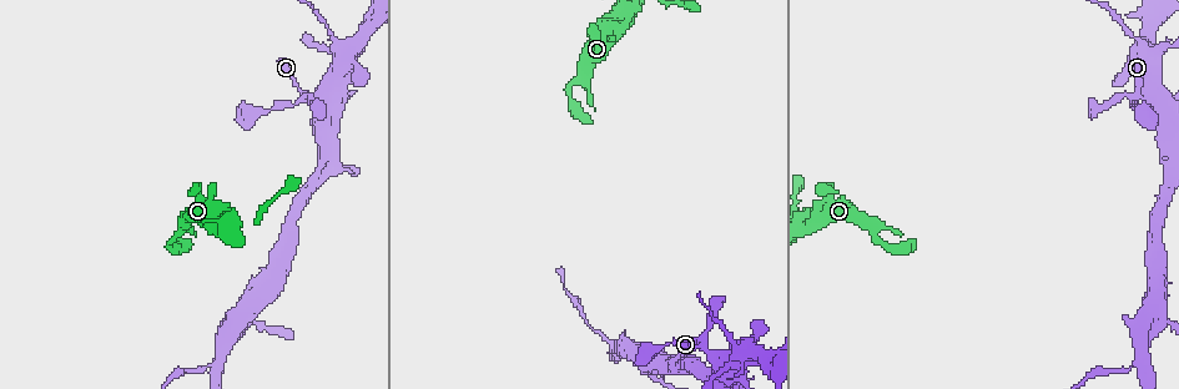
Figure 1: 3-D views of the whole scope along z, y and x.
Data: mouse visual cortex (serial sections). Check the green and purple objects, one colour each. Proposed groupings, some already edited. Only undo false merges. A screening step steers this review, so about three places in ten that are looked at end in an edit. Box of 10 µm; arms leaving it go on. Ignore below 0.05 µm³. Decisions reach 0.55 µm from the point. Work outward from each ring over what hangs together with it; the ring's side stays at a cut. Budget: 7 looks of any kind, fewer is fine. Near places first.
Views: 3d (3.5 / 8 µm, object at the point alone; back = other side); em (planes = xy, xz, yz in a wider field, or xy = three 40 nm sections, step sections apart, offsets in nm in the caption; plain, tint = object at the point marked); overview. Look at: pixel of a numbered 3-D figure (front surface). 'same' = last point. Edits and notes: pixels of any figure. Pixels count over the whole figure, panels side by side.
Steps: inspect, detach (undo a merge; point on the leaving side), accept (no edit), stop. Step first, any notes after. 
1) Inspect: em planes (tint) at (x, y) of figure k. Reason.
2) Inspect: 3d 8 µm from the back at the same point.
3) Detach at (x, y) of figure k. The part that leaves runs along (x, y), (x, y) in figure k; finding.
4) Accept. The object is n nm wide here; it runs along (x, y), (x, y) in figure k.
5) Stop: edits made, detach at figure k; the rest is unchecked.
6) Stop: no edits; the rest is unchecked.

Inspect: 3d 3.5 µm at (1144, 46) of figure 1.

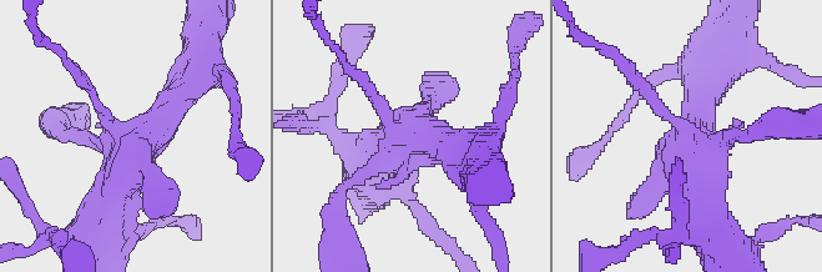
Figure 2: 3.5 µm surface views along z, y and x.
Inspect: em planes (tint) at (117, 131) of figure 2.

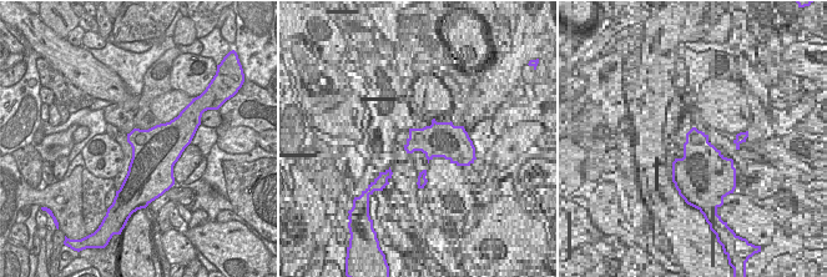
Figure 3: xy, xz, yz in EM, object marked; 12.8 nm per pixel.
Inspect: em xy step 2 (tint) at the same point. Cut it another way.

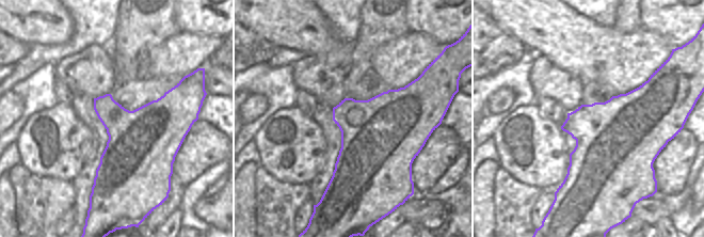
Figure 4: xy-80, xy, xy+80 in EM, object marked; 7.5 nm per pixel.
Detach at (636, 80) of figure 2. The part that leaves runs along (660, 109), (613, 51), (584, 36) in figure 2; two cells meet here.

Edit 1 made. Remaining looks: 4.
Inspect: 3d 3.5 µm at (1159, 319) of figure 1. Small branch off a trunk.

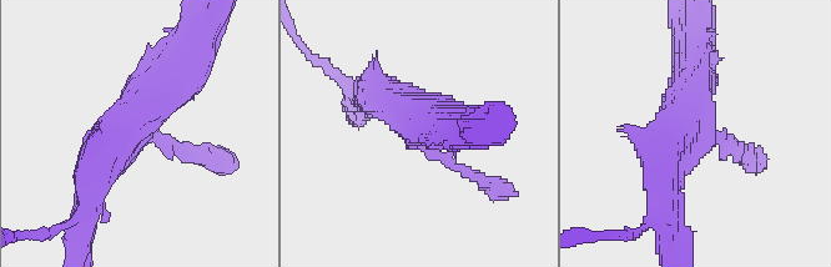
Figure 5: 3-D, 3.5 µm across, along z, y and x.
Inspect: em xy step 3 (tint) at (703, 135) of figure 5. 3 arms meet here; the arms are 100, 350, 450 nm wide; now the EM.

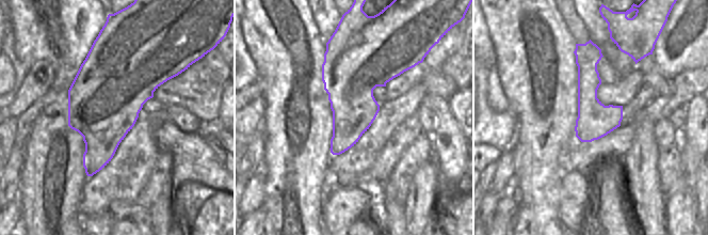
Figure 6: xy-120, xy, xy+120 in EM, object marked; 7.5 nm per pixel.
Accept. The object is 360 nm wide here; it runs along (192, 54), (97, 149), (90, 180) in figure 5; one cell here.

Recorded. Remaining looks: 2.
Inspect: 3d 3.5 µm at (876, 242) of figure 1. Sharp bend.

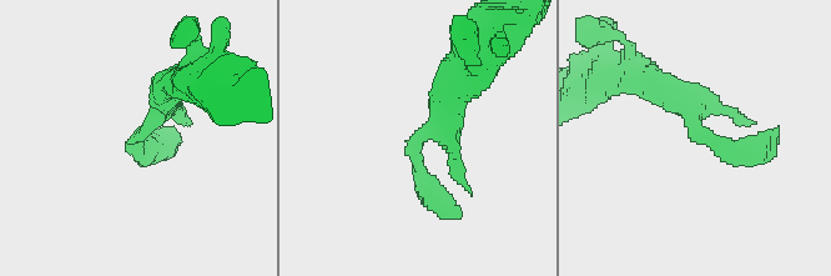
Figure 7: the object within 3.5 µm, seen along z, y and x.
Accept. It runs along (654, 83), (714, 144), (769, 144) in figure 7; one cell here.

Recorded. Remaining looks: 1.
Stop: edits made, detach at figure 2; the rest is unchecked.

